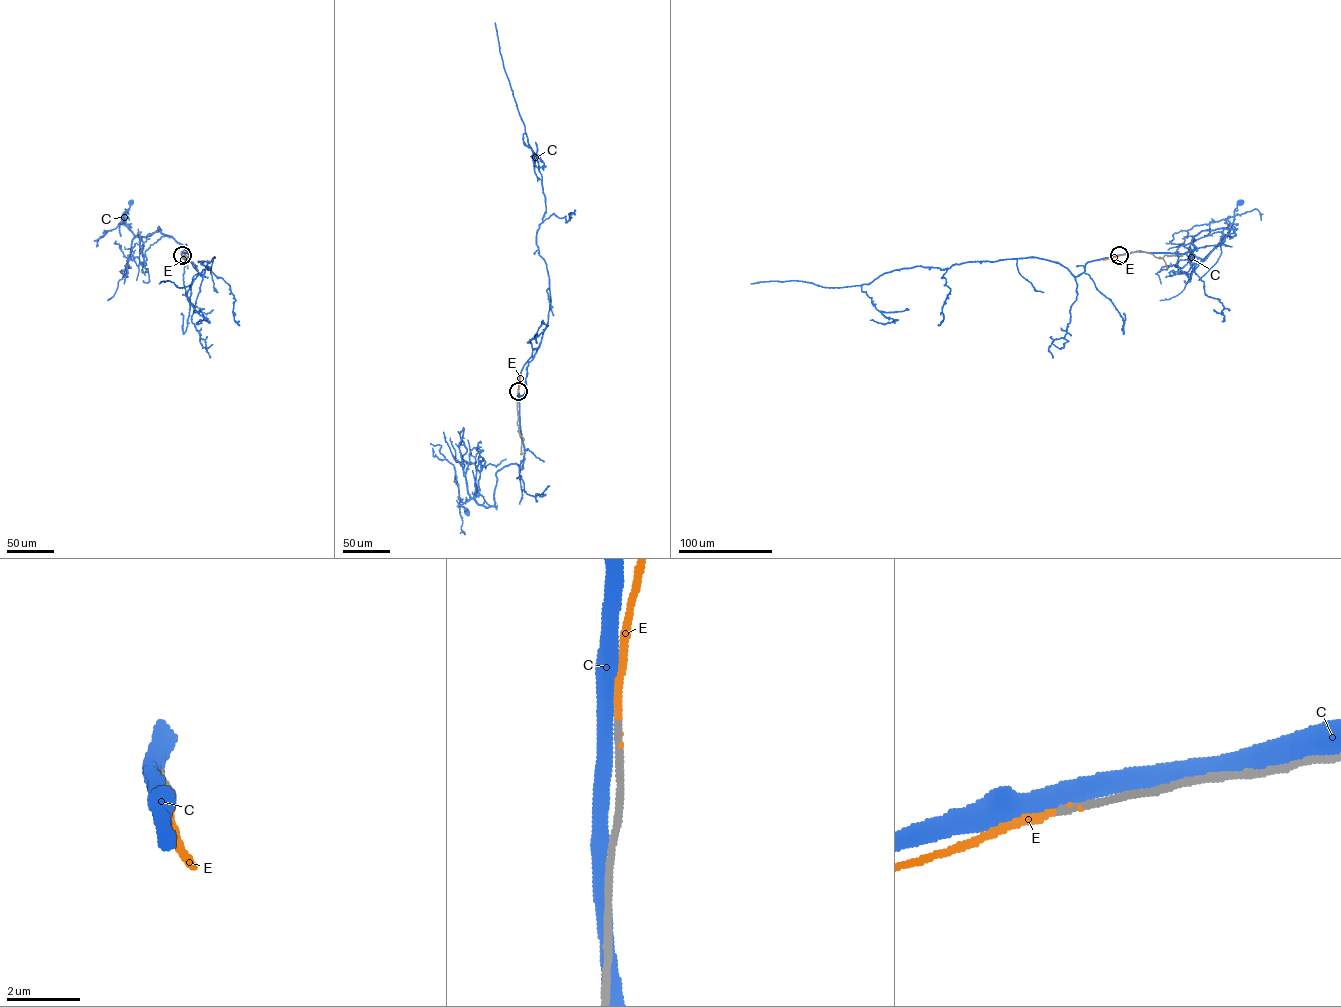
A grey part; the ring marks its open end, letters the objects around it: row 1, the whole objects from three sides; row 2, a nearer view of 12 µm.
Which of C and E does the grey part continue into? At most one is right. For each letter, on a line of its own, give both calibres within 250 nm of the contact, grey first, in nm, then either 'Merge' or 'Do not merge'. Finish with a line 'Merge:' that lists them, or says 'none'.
C: Thickness 200 nm (grey) against 460 nm. Do not merge
E: Thickness 220 nm (grey) against 140 nm. Merge
Merge: E

